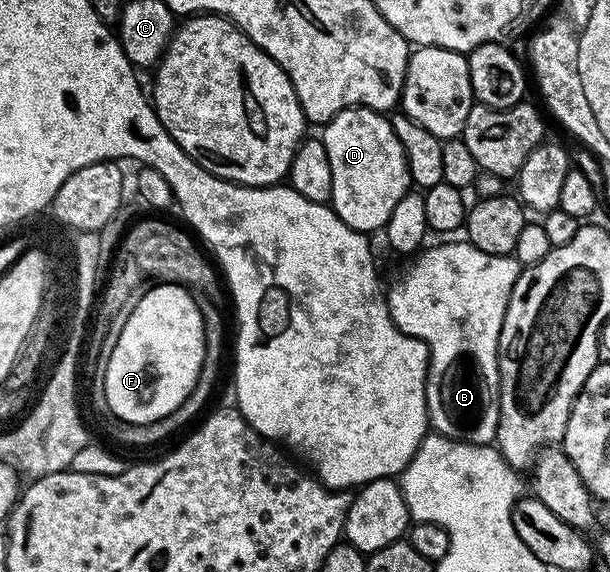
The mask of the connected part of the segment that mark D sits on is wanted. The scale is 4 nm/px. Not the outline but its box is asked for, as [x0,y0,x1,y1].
[321,109,412,235]

